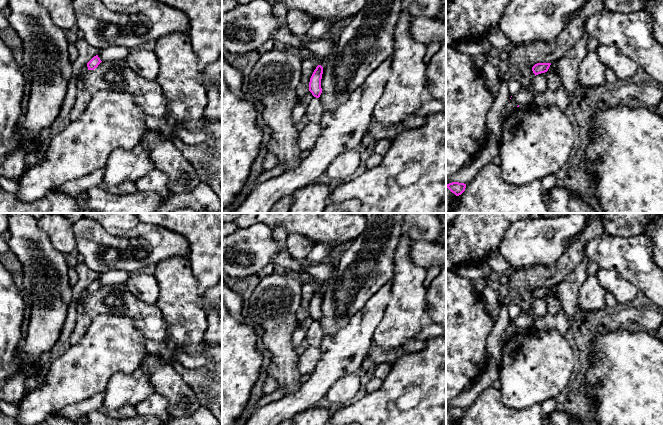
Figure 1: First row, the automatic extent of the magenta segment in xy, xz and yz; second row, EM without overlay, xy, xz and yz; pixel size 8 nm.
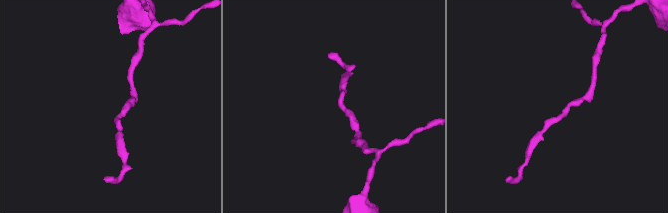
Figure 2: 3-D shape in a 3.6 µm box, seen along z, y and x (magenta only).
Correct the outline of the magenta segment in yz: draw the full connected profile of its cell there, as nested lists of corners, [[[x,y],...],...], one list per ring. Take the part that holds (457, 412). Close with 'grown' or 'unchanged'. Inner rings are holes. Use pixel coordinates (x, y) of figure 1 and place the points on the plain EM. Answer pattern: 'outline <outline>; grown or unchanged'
outline [[[452,406],[452,407],[447,408],[446,412],[448,412],[456,420],[459,420],[465,415],[466,408],[459,407],[459,406]]]; unchanged

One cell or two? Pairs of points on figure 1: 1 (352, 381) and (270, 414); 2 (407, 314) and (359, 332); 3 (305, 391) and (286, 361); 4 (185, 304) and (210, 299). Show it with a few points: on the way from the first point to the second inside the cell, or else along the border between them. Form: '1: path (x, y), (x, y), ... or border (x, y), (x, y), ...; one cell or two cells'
1: border (344, 375), (332, 385), (324, 396); two cells
2: border (387, 304), (381, 321), (374, 331), (372, 341); two cells
3: border (301, 384), (296, 390), (285, 395); two cells
4: border (200, 297), (200, 307), (205, 313), (207, 324); two cells

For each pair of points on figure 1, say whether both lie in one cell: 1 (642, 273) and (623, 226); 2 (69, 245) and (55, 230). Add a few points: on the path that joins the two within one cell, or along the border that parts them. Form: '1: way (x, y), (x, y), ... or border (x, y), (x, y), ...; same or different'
1: border (604, 232), (610, 235), (621, 236), (643, 234); different
2: way (65, 241), (59, 234); same

